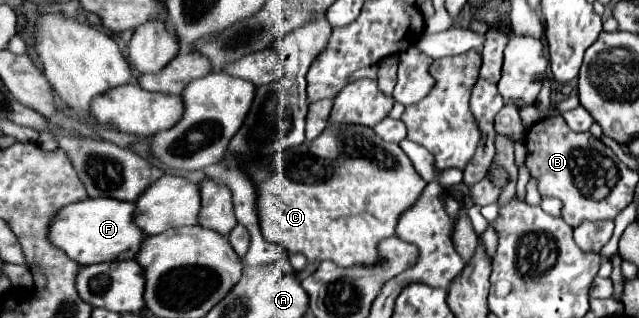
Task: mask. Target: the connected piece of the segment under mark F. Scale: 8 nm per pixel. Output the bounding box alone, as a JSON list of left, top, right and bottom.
[51,198,147,266]

